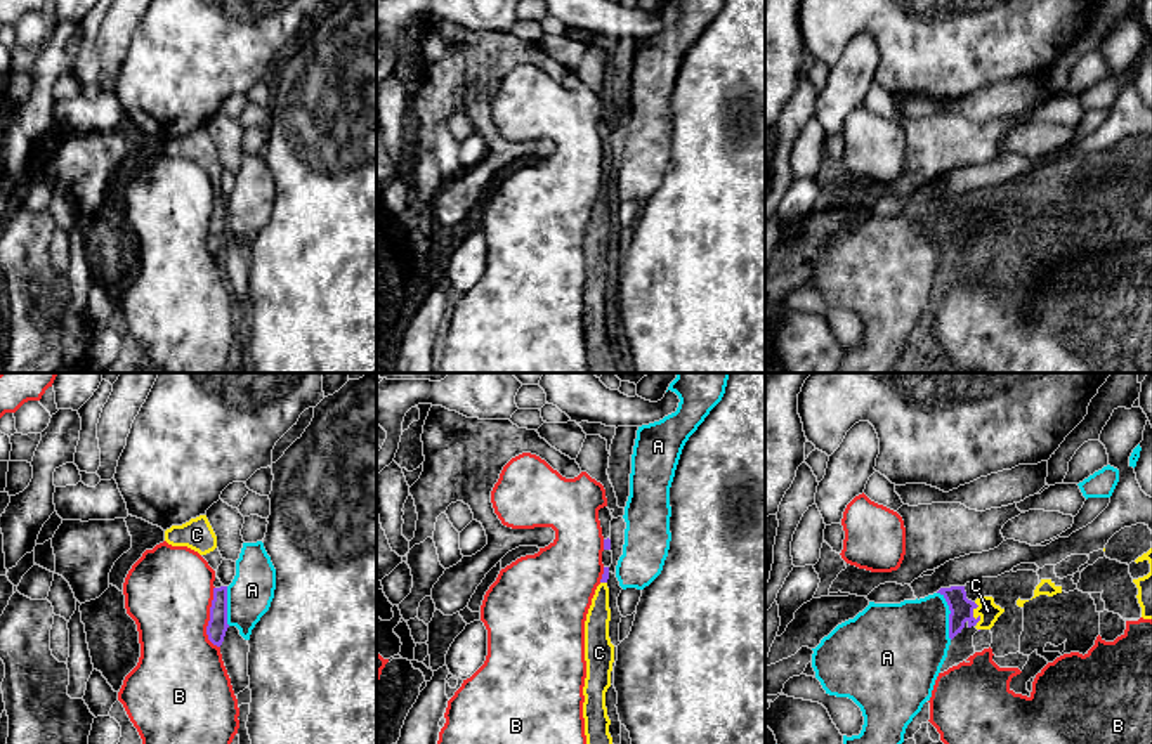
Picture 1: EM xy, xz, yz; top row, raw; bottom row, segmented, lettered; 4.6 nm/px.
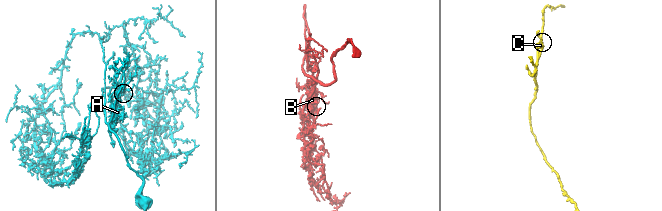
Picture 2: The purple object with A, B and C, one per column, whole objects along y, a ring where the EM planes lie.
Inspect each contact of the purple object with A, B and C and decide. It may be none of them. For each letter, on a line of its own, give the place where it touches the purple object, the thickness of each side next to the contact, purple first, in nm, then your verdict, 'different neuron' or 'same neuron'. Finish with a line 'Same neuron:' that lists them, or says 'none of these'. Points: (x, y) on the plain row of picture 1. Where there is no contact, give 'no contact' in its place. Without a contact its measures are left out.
A: yz (949, 228) | 110/400 nm | different neuron
B: xy (210, 229) | 90/400 nm | different neuron
C: yz (972, 224) | 110/90 nm | same neuron
Same neuron: C

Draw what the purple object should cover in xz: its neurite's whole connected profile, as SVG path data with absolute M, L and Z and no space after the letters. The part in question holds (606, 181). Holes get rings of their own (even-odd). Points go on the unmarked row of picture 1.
M604 179L585 232L586 290L583 298L583 330L588 357L588 373L619 373L618 359L609 345L611 331L605 319L605 303L611 298L614 257L609 250L609 179Z

